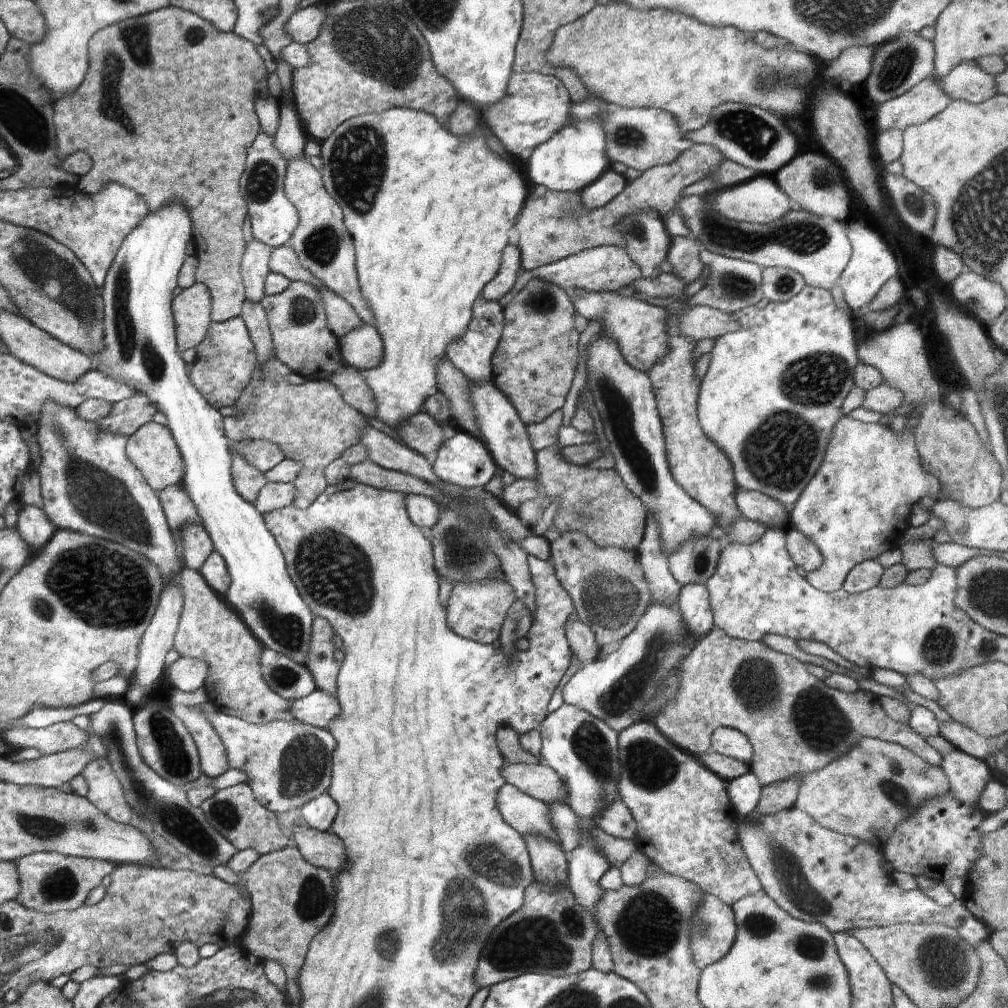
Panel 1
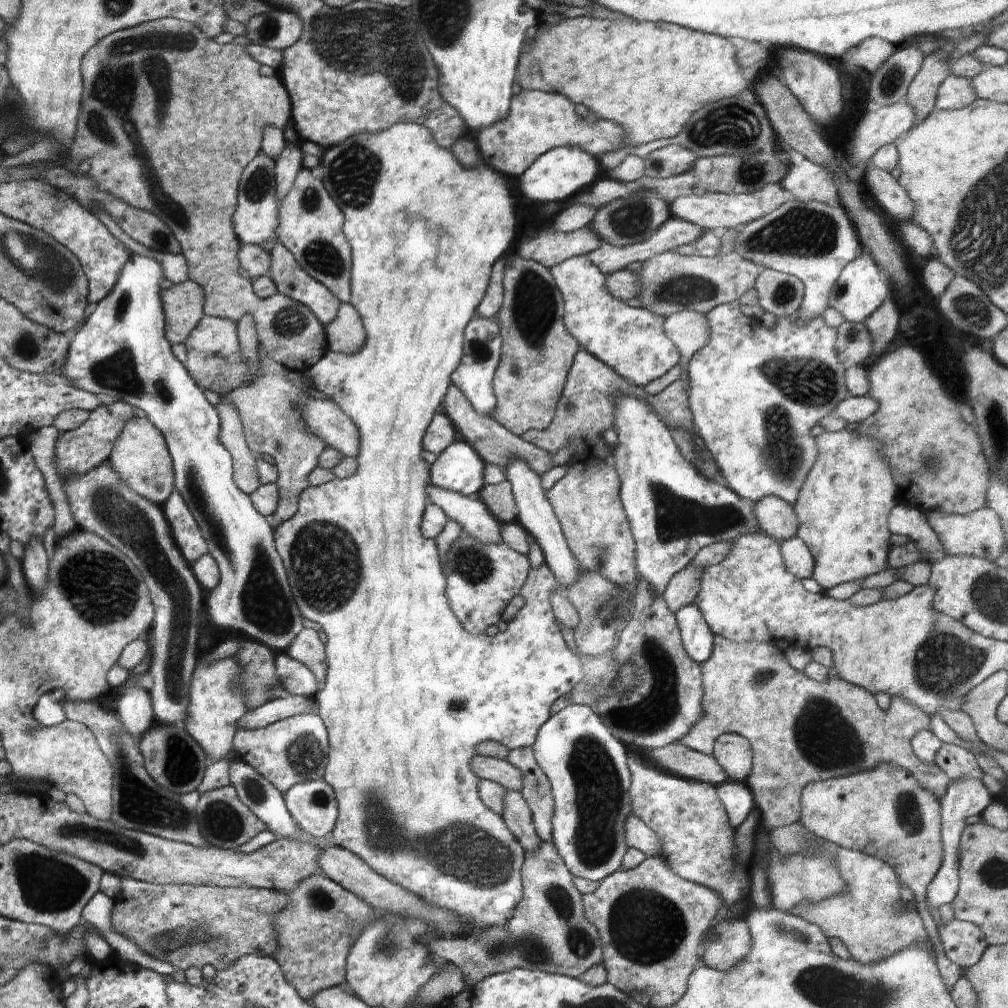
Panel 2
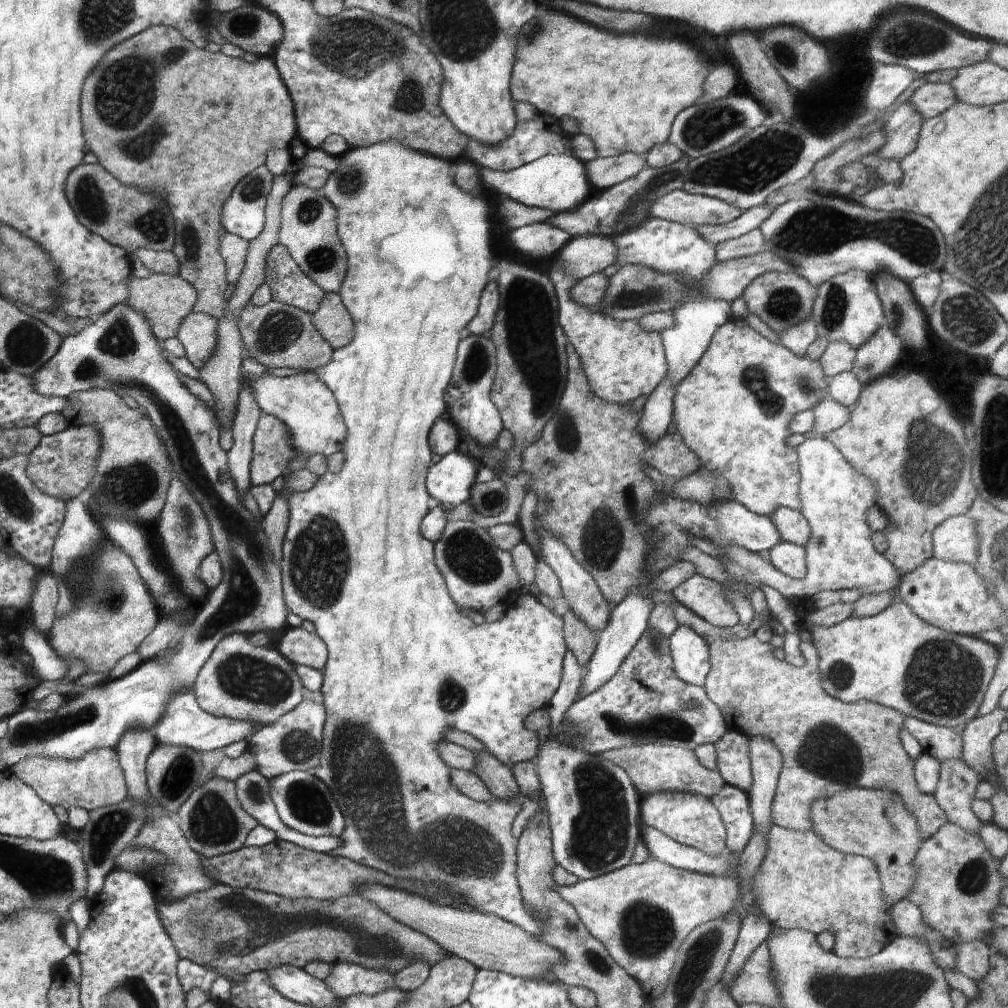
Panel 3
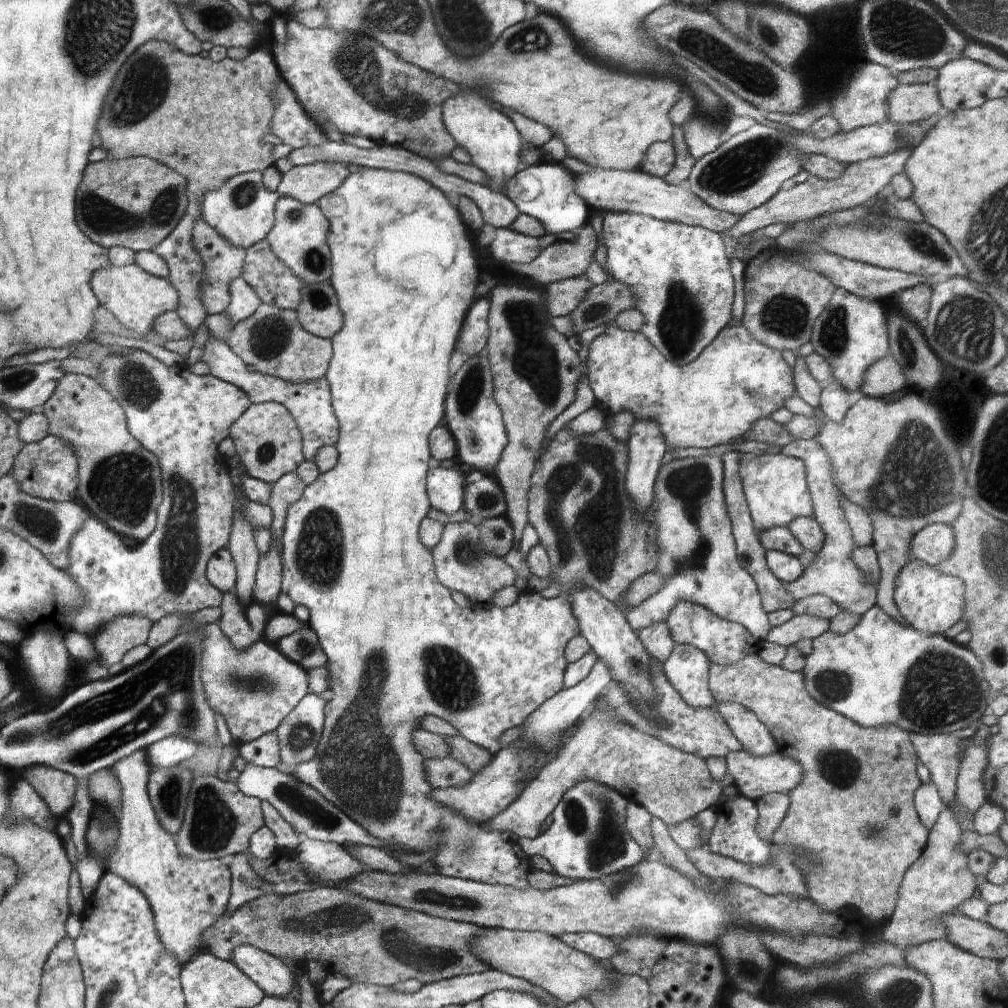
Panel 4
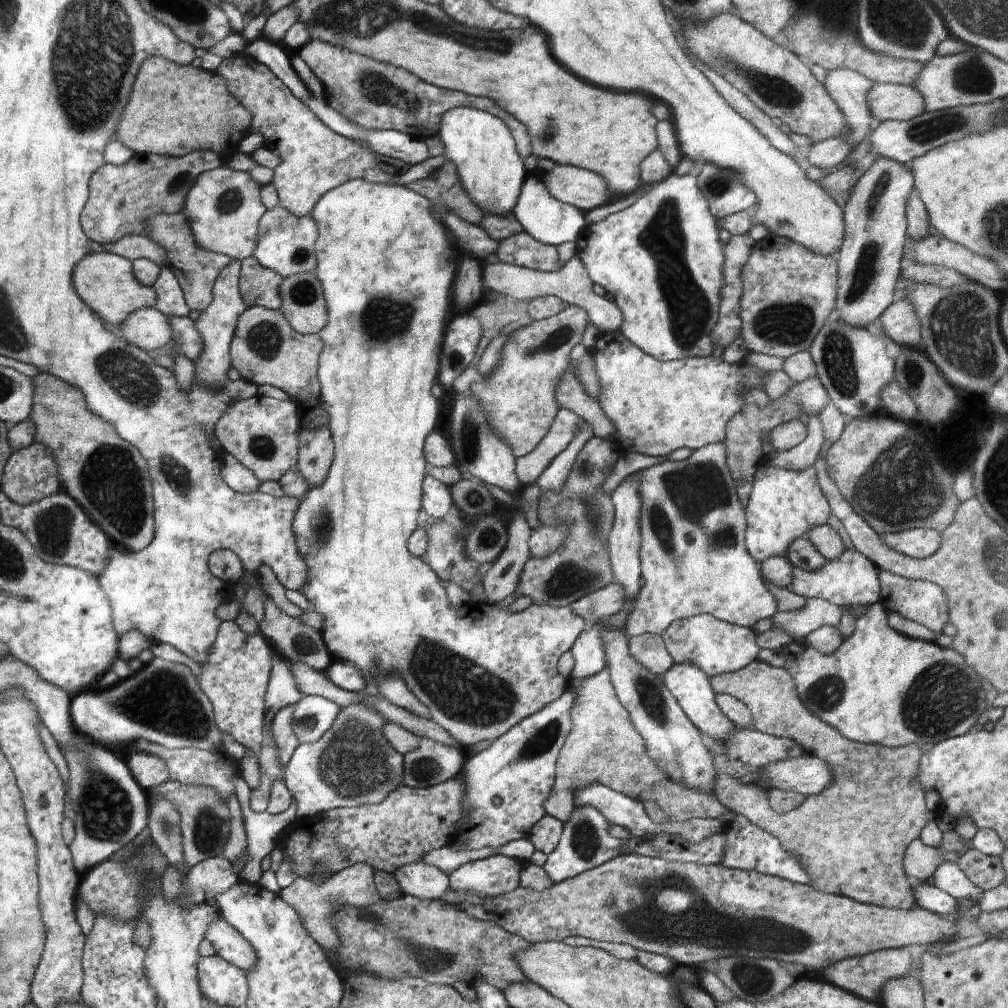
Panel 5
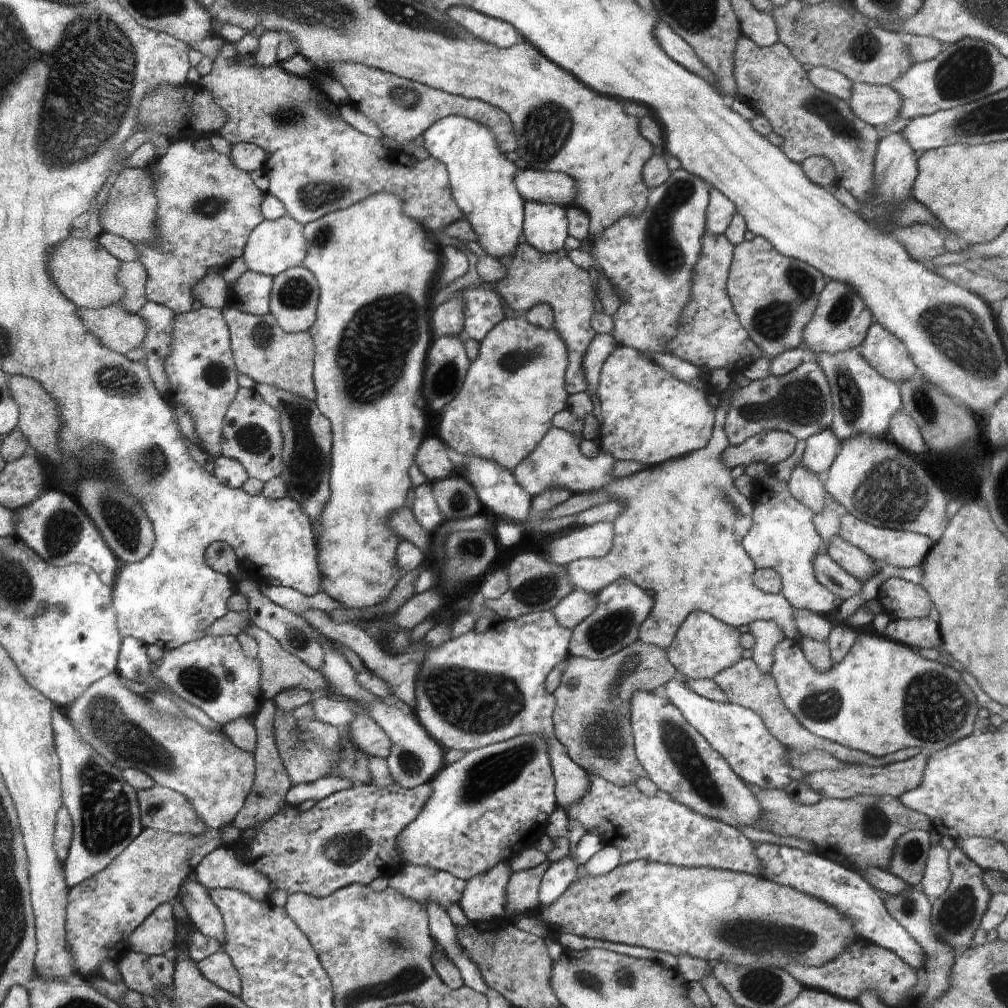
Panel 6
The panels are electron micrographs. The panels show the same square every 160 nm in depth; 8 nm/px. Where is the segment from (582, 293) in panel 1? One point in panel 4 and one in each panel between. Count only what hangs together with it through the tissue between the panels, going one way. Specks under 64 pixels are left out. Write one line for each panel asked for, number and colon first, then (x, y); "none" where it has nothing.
2: (632, 340)
3: (621, 360)
4: (715, 399)

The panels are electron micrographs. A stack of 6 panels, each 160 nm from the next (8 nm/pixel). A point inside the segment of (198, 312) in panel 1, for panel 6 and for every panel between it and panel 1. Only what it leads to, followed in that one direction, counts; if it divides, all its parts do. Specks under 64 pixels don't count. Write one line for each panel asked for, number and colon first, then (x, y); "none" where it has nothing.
2: (183, 303)
3: (167, 300)
4: (137, 298)
5: (106, 281)
6: (87, 274)

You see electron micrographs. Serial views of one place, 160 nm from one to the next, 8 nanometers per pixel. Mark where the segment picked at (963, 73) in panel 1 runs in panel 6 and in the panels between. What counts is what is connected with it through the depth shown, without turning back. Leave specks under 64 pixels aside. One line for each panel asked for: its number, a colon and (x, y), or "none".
2: (955, 92)
3: (933, 98)
4: (912, 103)
5: (888, 101)
6: (879, 105)

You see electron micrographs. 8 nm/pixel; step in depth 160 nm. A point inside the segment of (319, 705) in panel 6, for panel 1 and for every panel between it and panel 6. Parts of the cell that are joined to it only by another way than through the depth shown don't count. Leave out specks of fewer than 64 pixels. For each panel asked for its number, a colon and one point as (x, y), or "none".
1: (287, 764)
2: (289, 751)
3: (294, 742)
4: (298, 735)
5: (313, 714)

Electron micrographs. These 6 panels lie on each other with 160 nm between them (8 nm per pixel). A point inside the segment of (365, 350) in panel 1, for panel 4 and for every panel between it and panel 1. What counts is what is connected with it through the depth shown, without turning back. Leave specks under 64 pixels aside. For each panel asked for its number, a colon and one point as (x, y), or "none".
2: (346, 334)
3: (332, 319)
4: (318, 312)

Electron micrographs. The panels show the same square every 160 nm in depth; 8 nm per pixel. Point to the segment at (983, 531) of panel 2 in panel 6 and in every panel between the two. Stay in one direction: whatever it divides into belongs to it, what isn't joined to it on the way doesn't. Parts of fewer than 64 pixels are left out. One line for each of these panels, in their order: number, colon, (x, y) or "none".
3: (957, 539)
4: (934, 544)
5: (918, 542)
6: (903, 549)

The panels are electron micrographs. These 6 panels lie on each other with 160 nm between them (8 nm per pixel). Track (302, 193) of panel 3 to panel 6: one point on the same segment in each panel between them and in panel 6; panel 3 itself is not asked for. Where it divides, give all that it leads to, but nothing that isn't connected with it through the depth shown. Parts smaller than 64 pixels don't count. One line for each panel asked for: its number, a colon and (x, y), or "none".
4: (299, 237)
5: (286, 245)
6: (276, 245)

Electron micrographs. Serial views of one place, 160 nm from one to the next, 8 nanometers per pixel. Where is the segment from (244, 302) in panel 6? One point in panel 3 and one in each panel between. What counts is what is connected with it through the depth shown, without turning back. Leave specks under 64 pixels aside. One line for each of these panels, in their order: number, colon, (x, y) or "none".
3: (289, 284)
4: (276, 284)
5: (260, 286)

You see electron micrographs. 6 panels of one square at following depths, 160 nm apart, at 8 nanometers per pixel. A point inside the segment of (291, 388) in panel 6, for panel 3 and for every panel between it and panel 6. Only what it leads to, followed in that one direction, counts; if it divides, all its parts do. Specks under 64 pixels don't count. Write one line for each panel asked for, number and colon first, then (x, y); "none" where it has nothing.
3: (277, 335)
4: (272, 340)
5: (266, 350)

